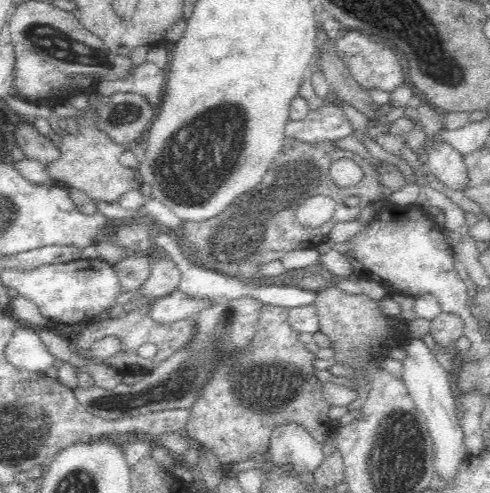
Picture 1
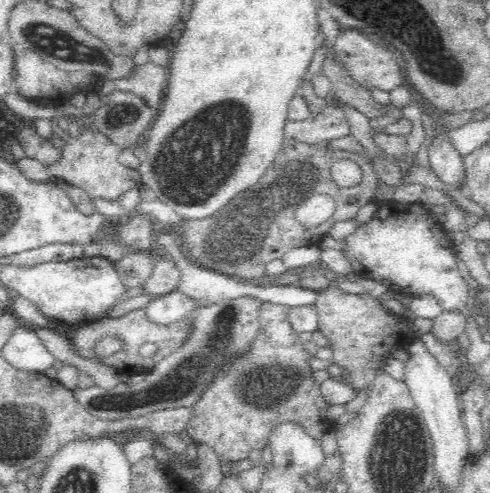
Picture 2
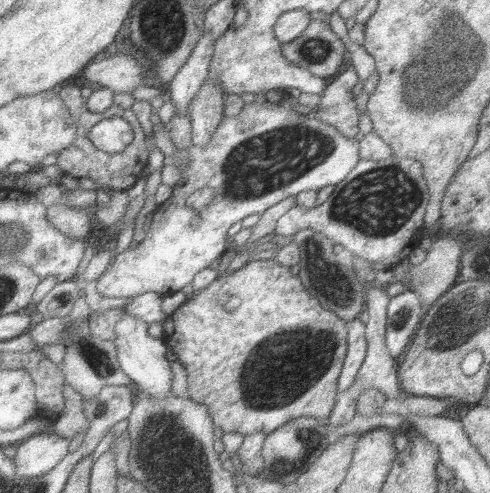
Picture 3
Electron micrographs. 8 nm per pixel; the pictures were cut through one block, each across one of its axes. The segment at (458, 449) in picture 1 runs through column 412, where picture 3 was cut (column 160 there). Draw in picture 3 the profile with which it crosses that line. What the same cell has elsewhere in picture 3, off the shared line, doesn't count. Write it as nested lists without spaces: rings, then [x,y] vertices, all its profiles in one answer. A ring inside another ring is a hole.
[[[125,310],[125,318],[119,322],[115,346],[119,348],[121,368],[131,376],[137,390],[147,392],[147,394],[155,396],[157,400],[167,400],[171,396],[173,368],[171,368],[171,362],[167,360],[167,352],[171,352],[171,348],[165,344],[163,338],[149,336],[149,322],[141,320],[139,316],[133,316],[133,312]]]

